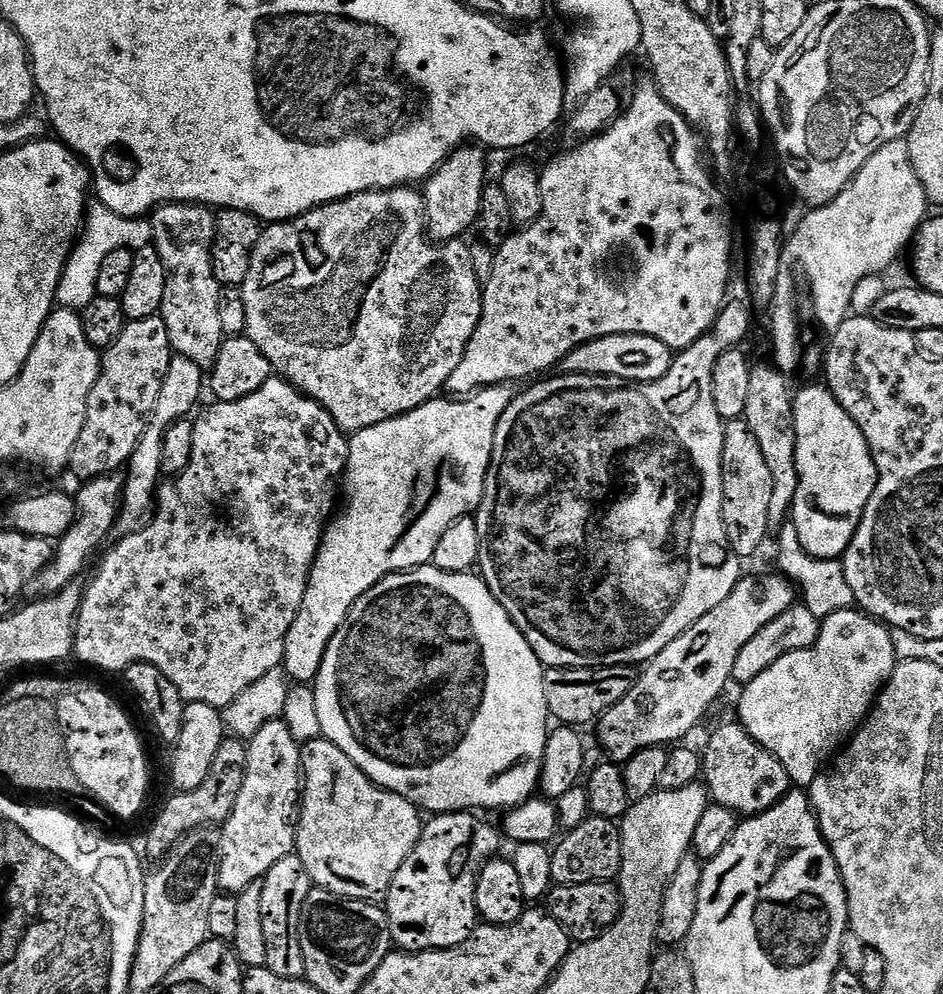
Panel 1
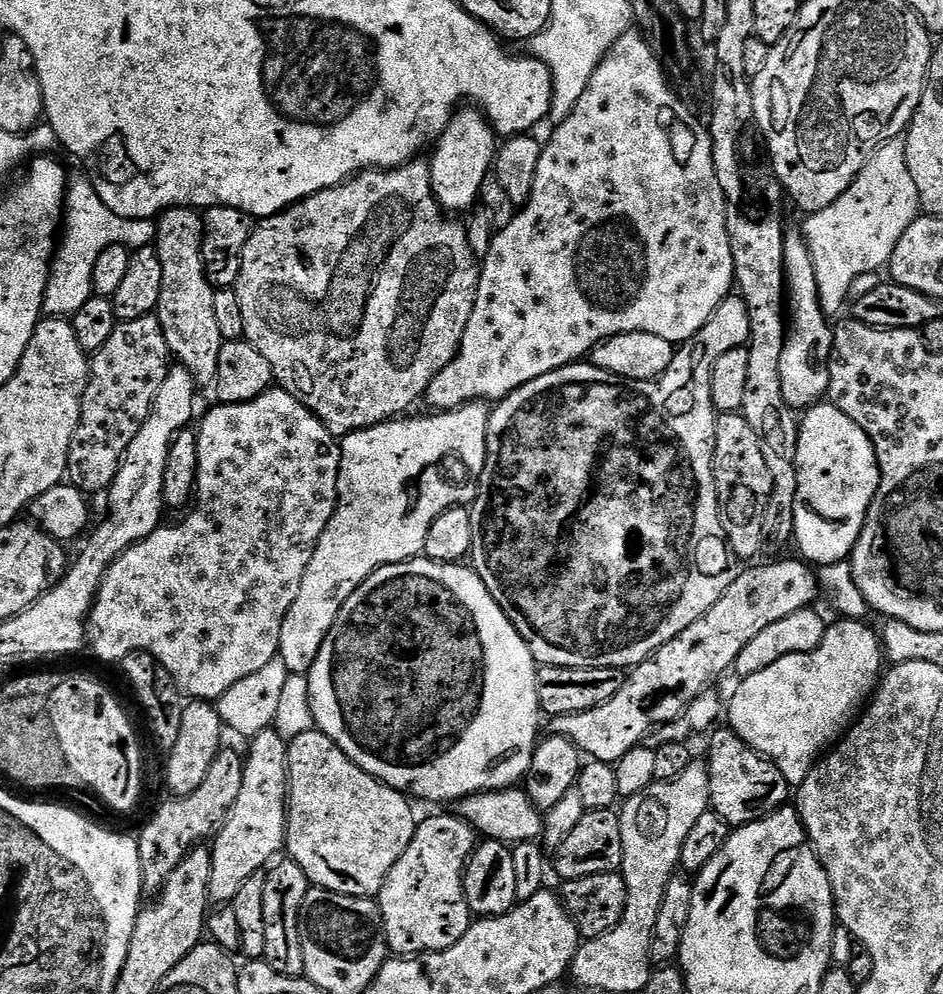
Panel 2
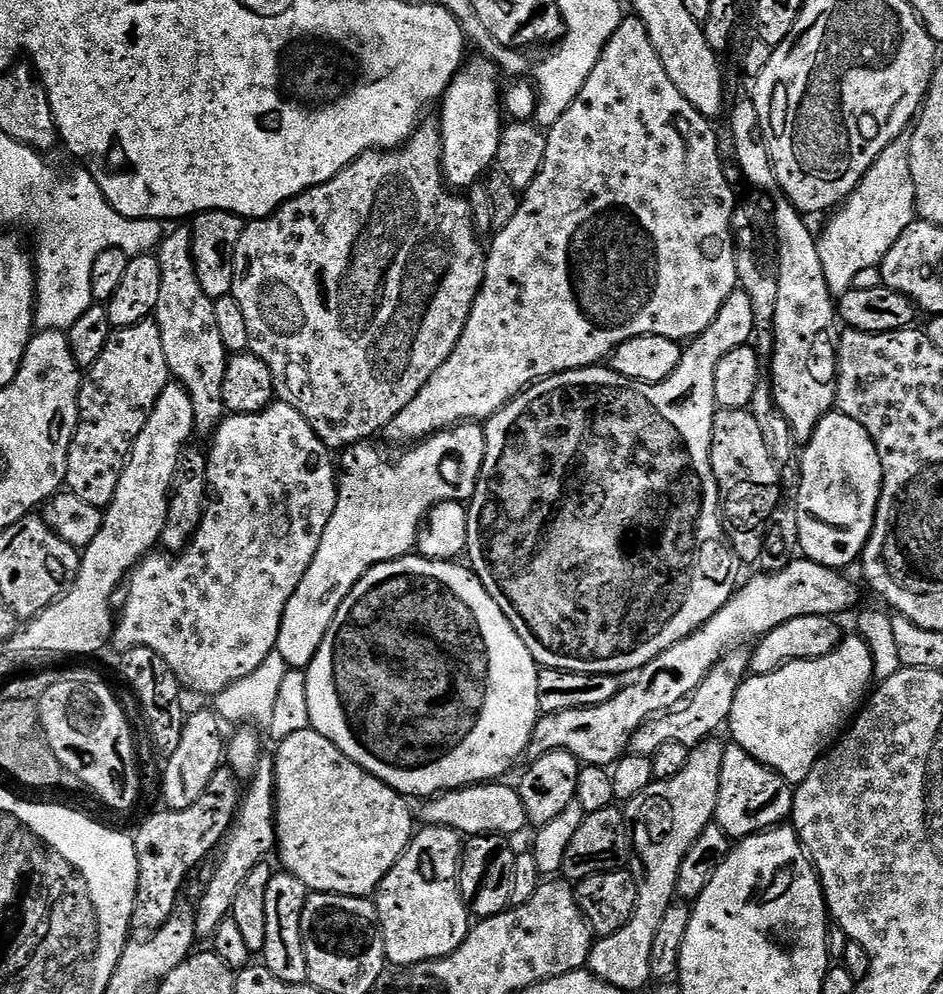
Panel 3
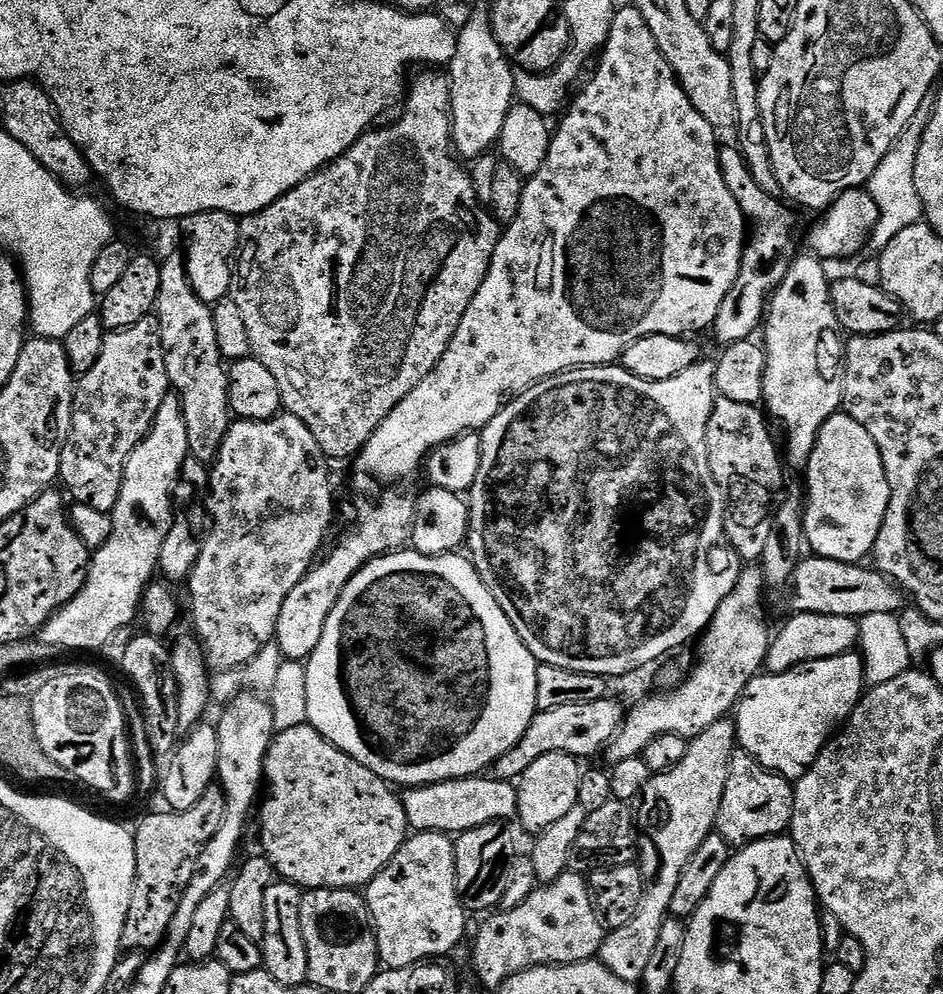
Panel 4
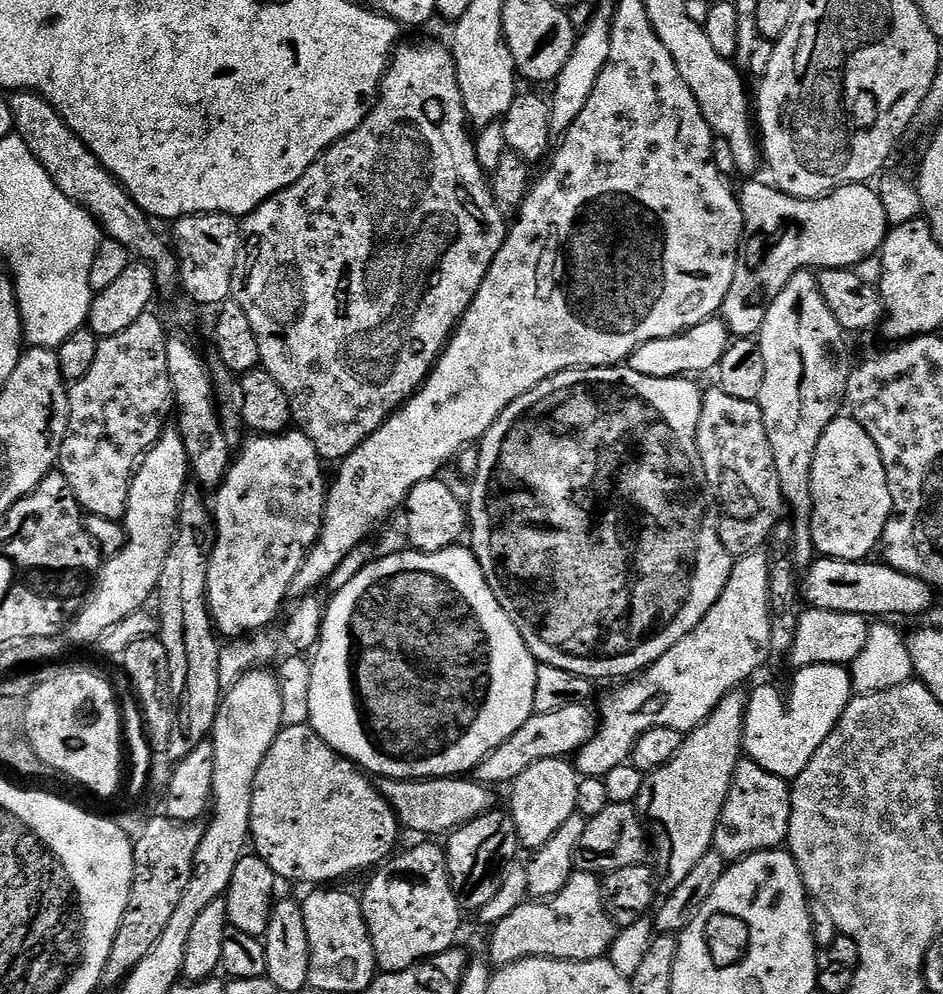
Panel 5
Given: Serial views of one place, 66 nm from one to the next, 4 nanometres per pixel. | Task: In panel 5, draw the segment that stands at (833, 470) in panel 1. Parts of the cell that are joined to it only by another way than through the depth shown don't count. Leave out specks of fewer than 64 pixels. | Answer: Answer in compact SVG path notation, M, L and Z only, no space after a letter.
M837 418L826 426L822 438L818 442L818 450L814 454L812 467L812 493L814 494L814 514L812 515L812 537L817 553L830 560L867 561L872 551L881 547L886 530L886 522L892 513L892 487L886 474L886 466L882 462L882 454L878 454L878 446L862 430L857 420Z

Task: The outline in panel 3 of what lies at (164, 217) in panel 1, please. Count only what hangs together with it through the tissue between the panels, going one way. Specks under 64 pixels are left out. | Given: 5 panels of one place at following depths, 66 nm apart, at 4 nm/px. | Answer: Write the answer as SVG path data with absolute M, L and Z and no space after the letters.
M176 226L161 240L158 259L162 270L162 290L158 293L158 306L154 319L162 330L162 351L166 354L166 366L171 379L181 384L190 394L194 406L195 435L211 437L226 413L222 402L222 378L226 378L229 352L222 346L218 325L214 318L212 299L198 282L198 270L194 270L192 257L192 229Z

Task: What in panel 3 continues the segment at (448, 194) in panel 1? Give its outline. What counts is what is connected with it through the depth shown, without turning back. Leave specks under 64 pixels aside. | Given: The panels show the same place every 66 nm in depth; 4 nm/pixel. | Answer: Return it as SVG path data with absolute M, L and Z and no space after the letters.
M476 54L465 59L439 101L440 166L453 189L467 190L485 179L484 171L496 163L502 131L502 73L496 63Z

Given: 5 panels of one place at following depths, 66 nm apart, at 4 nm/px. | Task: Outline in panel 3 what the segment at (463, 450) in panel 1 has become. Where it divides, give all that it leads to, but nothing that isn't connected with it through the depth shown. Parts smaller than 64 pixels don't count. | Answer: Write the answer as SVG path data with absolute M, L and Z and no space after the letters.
M476 422L457 424L455 428L435 432L433 436L413 443L407 450L401 451L404 453L396 461L380 460L380 452L374 445L372 442L352 444L343 449L341 456L344 457L339 457L336 509L330 522L326 522L322 542L318 542L318 550L302 582L298 582L298 590L294 590L294 594L290 594L290 602L286 602L282 626L278 630L275 655L281 656L288 663L289 669L304 670L312 663L322 646L324 635L328 633L328 627L334 622L334 614L338 614L338 606L342 606L350 590L354 590L357 582L374 565L401 560L417 547L420 525L433 506L447 500L471 501L486 454L484 428Z

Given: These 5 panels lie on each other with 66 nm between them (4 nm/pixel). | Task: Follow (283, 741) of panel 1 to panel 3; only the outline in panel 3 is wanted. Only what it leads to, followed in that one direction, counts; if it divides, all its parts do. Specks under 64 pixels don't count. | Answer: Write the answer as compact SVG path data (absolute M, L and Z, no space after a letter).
M262 758L256 767L256 773L247 781L242 792L240 808L236 818L225 836L219 849L220 861L212 874L200 901L194 904L196 914L196 935L200 938L211 938L218 930L218 925L230 915L234 906L234 897L242 887L242 881L254 870L254 866L265 863L268 855L273 855L276 847L276 761Z

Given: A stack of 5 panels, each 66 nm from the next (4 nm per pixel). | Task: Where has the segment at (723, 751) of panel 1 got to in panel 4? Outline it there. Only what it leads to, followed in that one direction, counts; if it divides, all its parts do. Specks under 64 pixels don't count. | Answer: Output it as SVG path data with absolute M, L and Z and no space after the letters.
M737 751L728 767L726 790L718 806L715 835L736 850L759 840L769 840L772 836L785 835L792 827L795 793L793 781L763 768L747 752Z

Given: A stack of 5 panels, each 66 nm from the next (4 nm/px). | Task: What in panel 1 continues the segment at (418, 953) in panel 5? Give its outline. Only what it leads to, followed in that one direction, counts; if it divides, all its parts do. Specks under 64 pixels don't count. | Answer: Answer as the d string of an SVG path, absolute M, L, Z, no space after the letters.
M442 812L431 817L432 820L423 825L420 830L420 837L414 846L414 850L410 854L410 858L406 858L406 862L402 862L402 866L398 870L398 874L394 874L394 882L389 886L386 893L386 911L388 914L388 925L390 926L390 934L392 935L392 943L397 949L405 952L432 952L435 948L453 948L462 942L466 942L472 937L472 932L478 927L478 917L476 915L476 883L478 882L478 874L482 870L482 866L487 860L493 859L497 855L496 852L500 848L500 840L502 836L499 831L496 832L484 820L479 820L479 815L467 812Z

